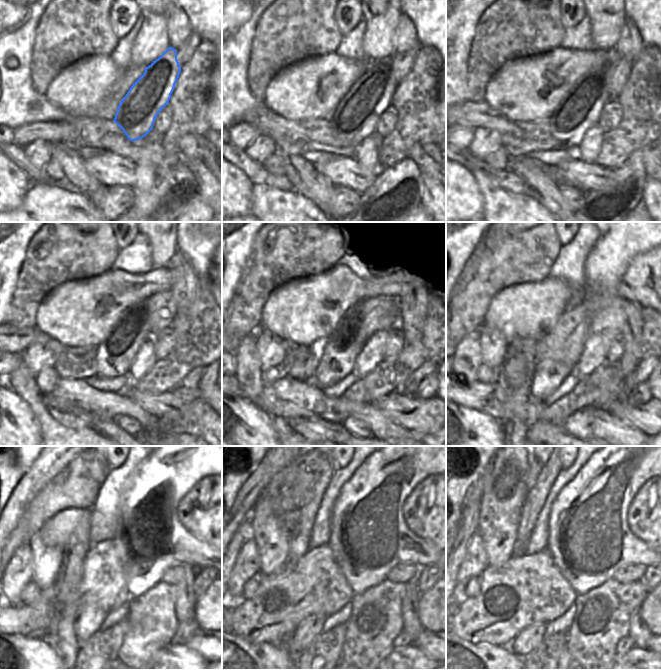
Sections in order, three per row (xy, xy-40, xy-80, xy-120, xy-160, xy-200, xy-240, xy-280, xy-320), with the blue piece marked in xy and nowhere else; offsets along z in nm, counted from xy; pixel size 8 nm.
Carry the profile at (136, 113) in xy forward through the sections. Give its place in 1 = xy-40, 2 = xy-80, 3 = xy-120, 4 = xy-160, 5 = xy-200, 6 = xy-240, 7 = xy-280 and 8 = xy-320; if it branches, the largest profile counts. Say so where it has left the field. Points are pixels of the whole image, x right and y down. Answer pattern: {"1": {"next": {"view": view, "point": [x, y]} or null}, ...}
{"1": {"next": {"view": "xy-40", "point": [355, 118]}}, "2": {"next": {"view": "xy-80", "point": [581, 108]}}, "3": {"next": {"view": "xy-120", "point": [116, 353]}}, "4": {"next": {"view": "xy-160", "point": [357, 324]}}, "5": {"next": {"view": "xy-200", "point": [570, 329]}}, "6": {"next": {"view": "xy-240", "point": [96, 604]}}, "7": {"next": {"view": "xy-280", "point": [303, 616]}}, "8": {"next": {"view": "xy-320", "point": [526, 616]}}}

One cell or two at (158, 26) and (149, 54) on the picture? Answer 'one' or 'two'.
one

